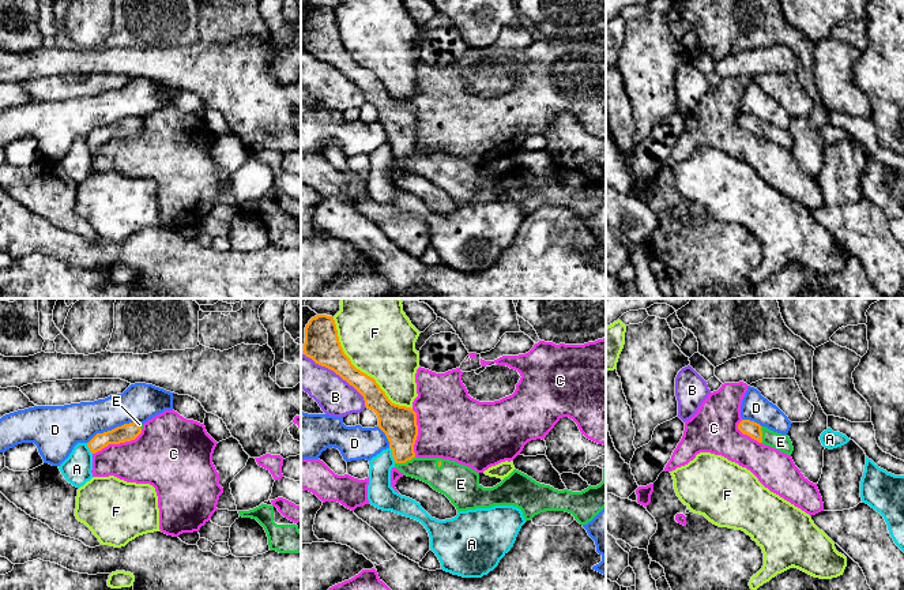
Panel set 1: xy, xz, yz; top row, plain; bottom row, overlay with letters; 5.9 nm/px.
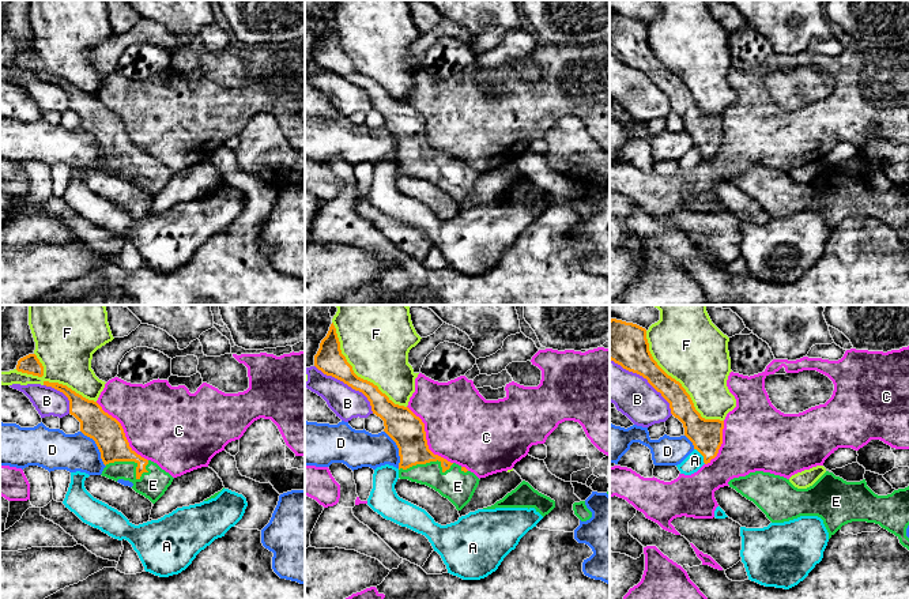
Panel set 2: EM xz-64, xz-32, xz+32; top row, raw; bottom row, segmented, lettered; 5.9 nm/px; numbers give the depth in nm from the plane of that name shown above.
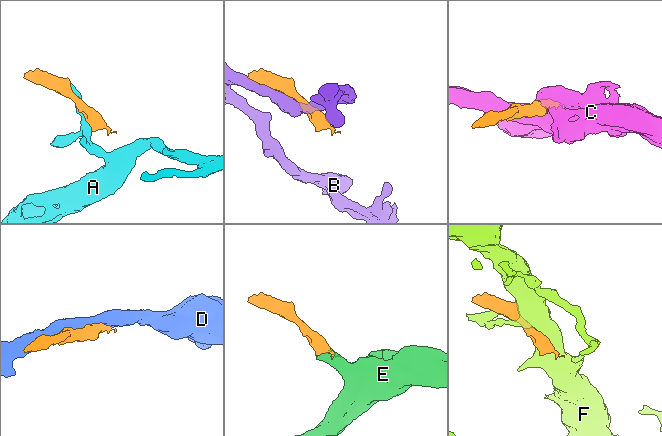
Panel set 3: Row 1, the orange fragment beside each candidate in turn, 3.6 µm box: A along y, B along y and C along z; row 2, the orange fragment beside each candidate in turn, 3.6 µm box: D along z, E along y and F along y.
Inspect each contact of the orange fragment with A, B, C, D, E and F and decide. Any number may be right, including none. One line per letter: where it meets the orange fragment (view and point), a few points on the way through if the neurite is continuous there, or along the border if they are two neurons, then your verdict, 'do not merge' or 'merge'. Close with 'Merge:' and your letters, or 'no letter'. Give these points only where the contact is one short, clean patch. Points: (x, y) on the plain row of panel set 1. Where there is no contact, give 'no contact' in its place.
A: meets orange in xz at (392, 150); do not merge
B: meets orange in xz at (338, 68); do not merge
C: meets orange in xy at (117, 138); do not merge
D: meets orange in xy at (112, 124); do not merge
E: meets orange in xz at (405, 157); runs through xz (399, 117), (405, 157), (433, 165), (443, 173); merge
F: meets orange in xz at (360, 66); do not merge
Merge: E

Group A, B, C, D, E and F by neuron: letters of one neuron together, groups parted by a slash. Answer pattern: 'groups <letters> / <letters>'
groups A / B / C / D / E / F

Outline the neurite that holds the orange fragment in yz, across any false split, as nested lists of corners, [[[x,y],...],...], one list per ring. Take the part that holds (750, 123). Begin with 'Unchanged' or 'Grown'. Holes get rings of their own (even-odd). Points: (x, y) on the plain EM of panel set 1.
Grown. [[[742,114],[738,119],[738,124],[743,129],[750,131],[752,134],[757,135],[758,138],[773,142],[787,150],[791,150],[794,146],[792,138],[787,129],[773,127],[773,125],[768,124],[766,121],[761,121],[760,119],[757,119],[754,116]]]

